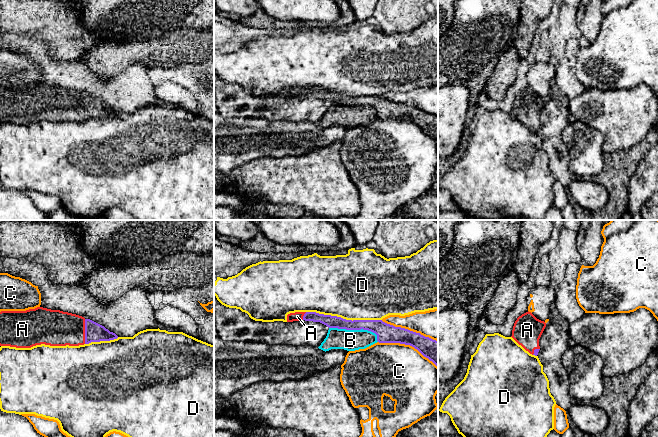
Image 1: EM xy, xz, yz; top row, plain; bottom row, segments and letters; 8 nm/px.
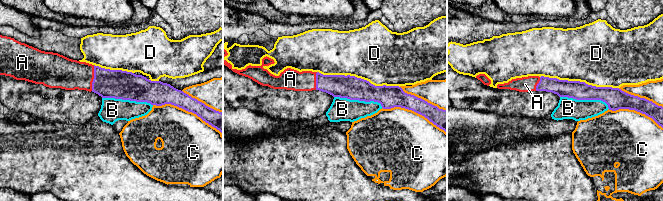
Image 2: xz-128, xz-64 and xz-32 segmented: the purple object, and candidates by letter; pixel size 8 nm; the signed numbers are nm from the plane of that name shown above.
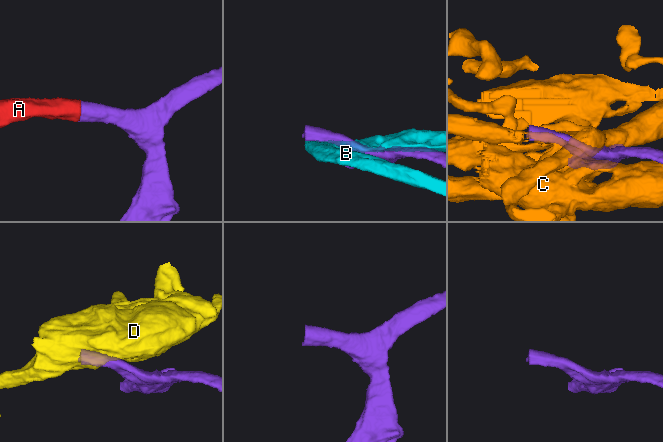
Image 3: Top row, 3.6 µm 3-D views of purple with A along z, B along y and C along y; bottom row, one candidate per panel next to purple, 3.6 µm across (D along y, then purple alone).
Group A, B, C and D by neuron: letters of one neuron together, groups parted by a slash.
A / B / C / D

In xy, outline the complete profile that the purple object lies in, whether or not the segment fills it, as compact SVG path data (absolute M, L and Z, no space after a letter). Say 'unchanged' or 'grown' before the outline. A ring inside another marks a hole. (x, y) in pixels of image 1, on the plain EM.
grown; M43 83L0 88L0 122L79 122L110 117L118 112L82 92Z

